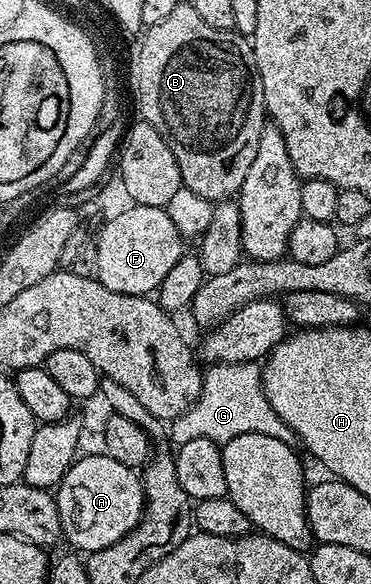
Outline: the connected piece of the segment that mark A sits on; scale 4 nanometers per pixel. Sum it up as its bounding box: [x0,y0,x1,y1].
[55,454,145,554]

